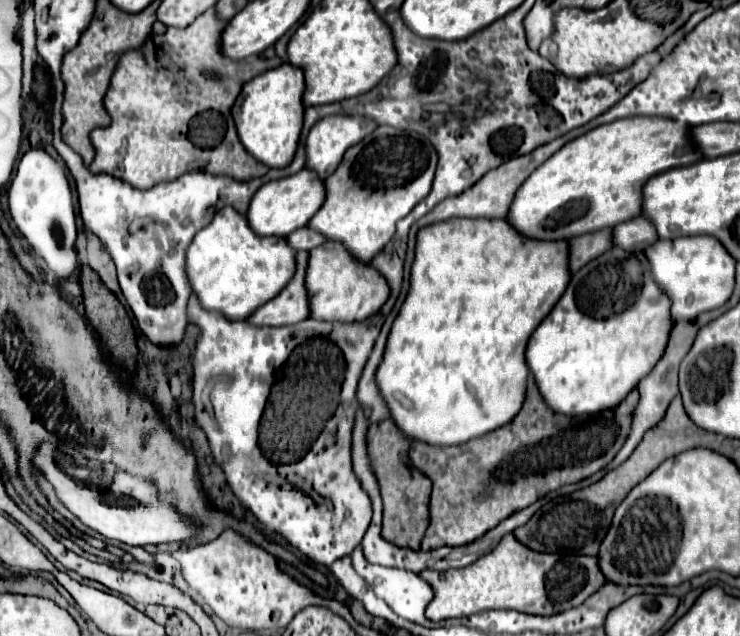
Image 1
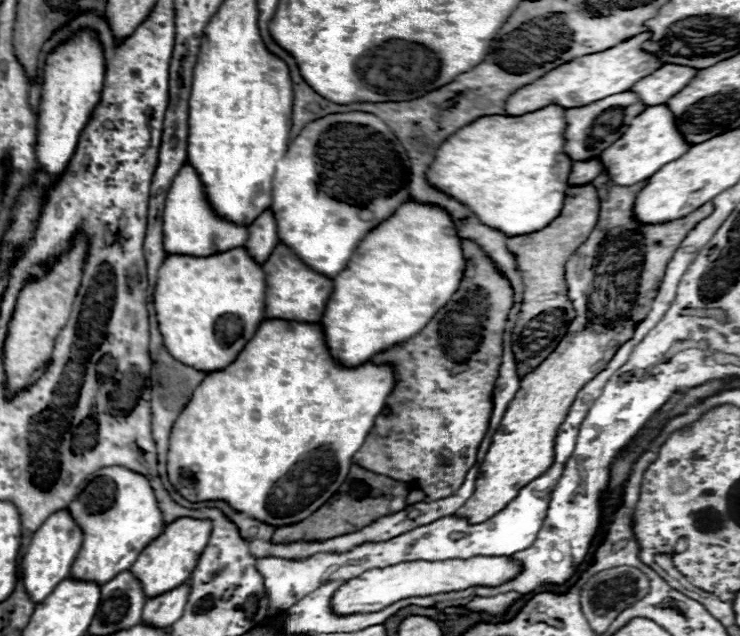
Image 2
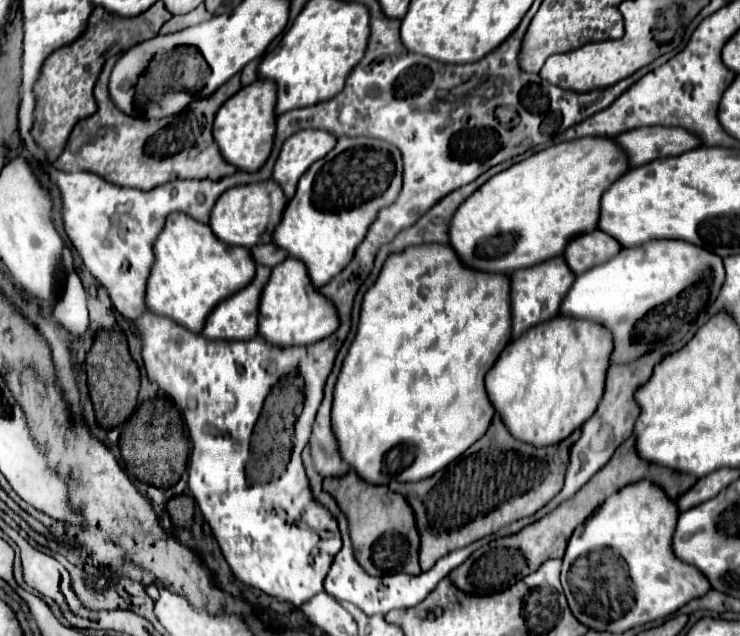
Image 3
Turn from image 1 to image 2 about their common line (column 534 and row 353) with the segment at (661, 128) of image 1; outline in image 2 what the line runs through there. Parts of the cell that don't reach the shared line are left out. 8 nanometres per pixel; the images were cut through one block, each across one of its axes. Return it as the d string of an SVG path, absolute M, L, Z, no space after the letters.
M234 248L208 258L168 256L160 266L154 288L154 310L166 350L184 366L198 368L206 374L226 368L236 360L264 320L264 294L264 270L246 254L244 248Z

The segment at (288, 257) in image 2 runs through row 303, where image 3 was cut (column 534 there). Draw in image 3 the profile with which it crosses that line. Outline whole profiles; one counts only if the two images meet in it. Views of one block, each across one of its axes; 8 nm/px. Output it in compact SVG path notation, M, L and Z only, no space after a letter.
M562 256L546 260L544 264L536 264L532 268L522 268L510 274L510 308L512 308L512 338L524 334L540 322L552 320L558 316L560 300L564 300L568 288L572 286L574 272L568 268Z

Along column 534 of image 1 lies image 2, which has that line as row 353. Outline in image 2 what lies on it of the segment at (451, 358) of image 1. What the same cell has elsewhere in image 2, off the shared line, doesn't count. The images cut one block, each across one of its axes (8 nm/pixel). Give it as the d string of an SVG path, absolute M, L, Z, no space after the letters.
M264 320L264 324L260 324L260 332L256 332L256 336L244 346L244 352L240 352L240 356L228 368L208 374L202 380L202 384L194 390L192 400L186 404L184 412L180 412L180 416L176 418L176 424L172 428L172 440L168 446L170 448L168 460L166 460L168 482L170 482L172 490L178 492L188 502L222 500L222 502L228 502L236 512L240 512L248 518L256 518L256 520L270 524L270 526L276 526L276 528L290 526L290 524L296 524L300 520L306 520L324 502L328 502L328 498L346 480L348 470L352 466L352 456L364 444L370 428L374 426L376 416L386 406L386 396L392 392L392 388L394 388L394 376L392 376L390 366L376 366L372 362L358 366L358 368L338 366L332 360L326 344L324 344L320 324L296 324L296 322L286 322L286 320Z

